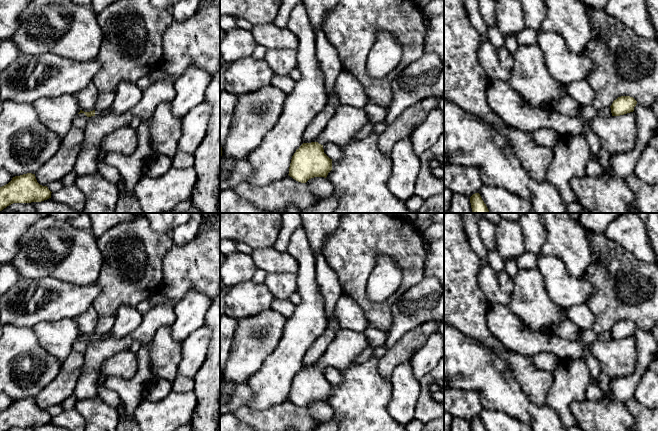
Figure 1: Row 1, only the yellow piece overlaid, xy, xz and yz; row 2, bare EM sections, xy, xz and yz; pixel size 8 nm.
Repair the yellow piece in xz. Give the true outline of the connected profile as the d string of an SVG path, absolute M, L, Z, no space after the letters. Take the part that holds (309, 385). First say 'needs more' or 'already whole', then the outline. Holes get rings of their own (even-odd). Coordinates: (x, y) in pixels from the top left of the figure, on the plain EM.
needs more; M340 329L316 365L303 367L296 374L288 399L301 407L314 401L326 402L332 394L332 383L324 377L323 370L326 367L344 370L355 365L356 358L368 347L364 332Z

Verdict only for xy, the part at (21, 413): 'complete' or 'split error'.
complete

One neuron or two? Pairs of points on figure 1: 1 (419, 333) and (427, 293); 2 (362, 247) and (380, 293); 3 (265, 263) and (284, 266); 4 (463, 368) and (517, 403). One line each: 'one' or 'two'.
1: two
2: two
3: one
4: one

